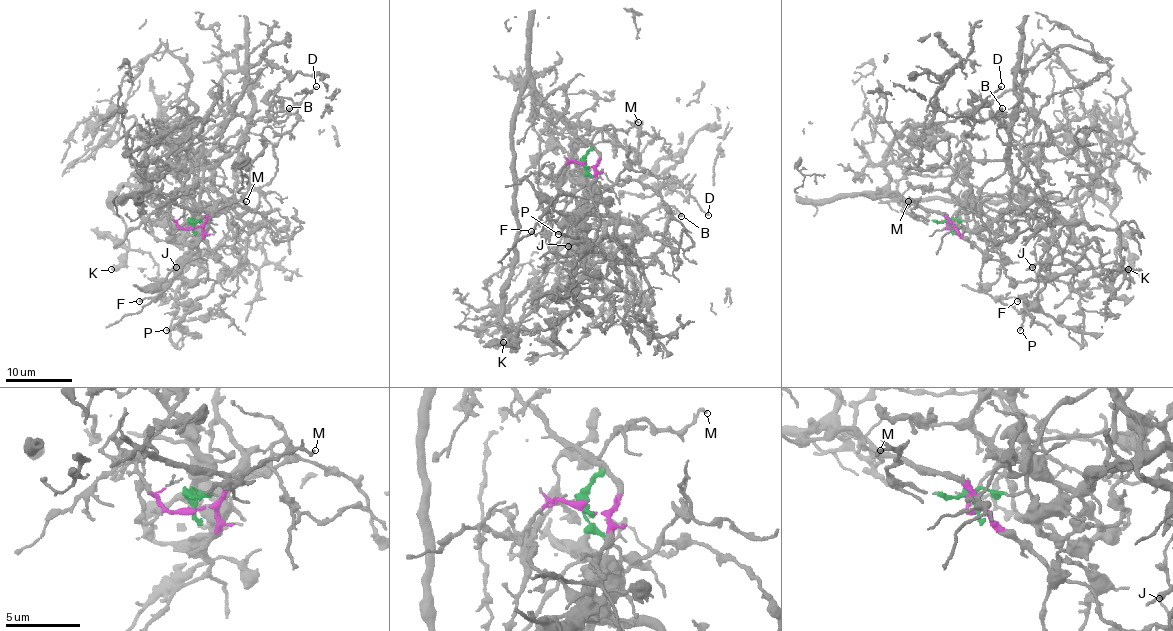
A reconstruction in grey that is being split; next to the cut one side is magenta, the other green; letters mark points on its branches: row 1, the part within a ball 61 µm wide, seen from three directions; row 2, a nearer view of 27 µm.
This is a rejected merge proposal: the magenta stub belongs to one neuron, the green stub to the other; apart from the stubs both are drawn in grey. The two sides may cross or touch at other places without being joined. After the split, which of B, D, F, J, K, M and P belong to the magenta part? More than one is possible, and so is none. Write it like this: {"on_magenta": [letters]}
{"on_magenta": ["F", "J", "K", "P"]}

